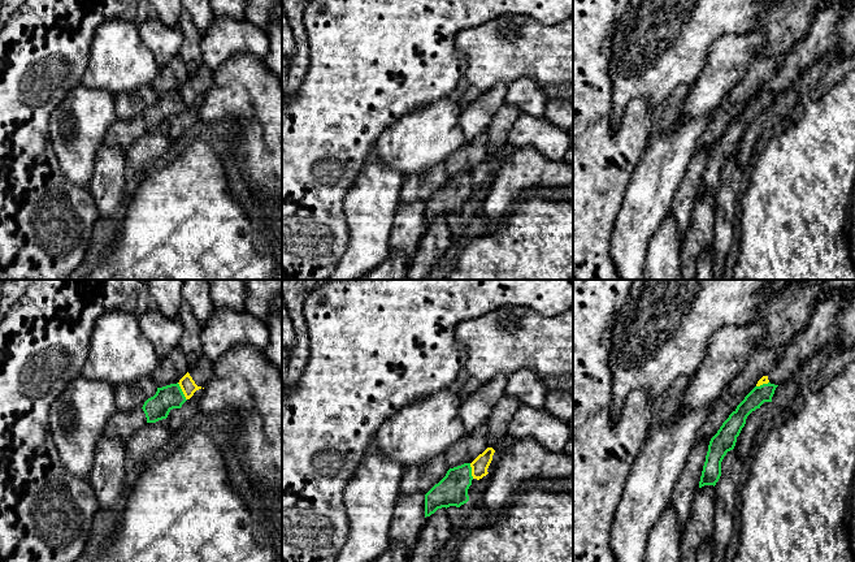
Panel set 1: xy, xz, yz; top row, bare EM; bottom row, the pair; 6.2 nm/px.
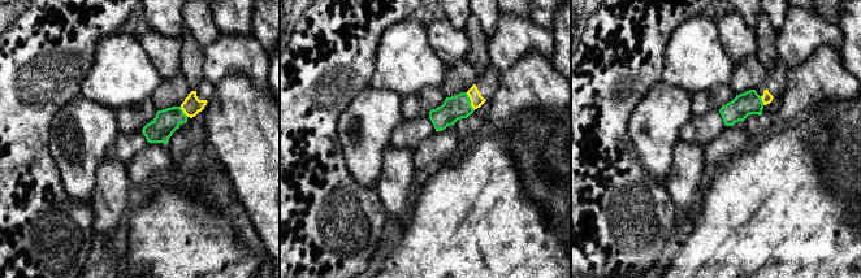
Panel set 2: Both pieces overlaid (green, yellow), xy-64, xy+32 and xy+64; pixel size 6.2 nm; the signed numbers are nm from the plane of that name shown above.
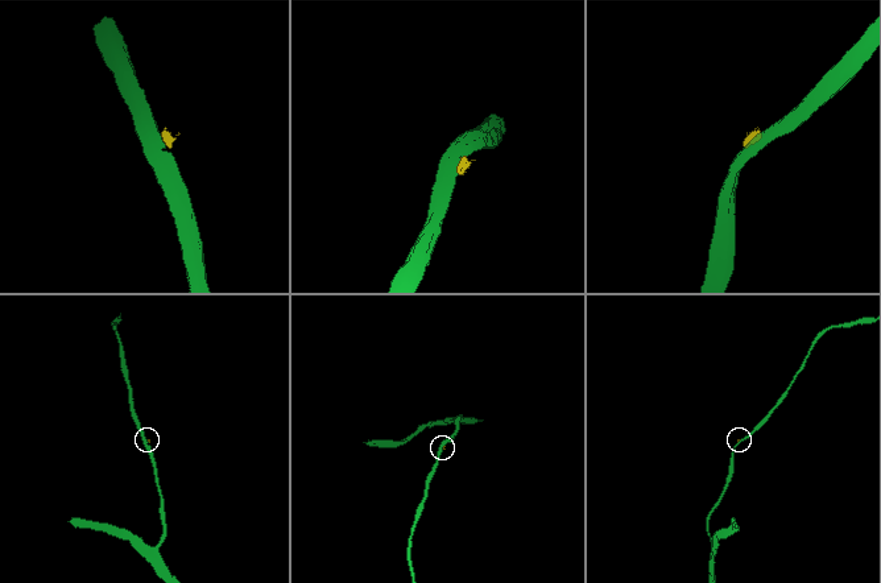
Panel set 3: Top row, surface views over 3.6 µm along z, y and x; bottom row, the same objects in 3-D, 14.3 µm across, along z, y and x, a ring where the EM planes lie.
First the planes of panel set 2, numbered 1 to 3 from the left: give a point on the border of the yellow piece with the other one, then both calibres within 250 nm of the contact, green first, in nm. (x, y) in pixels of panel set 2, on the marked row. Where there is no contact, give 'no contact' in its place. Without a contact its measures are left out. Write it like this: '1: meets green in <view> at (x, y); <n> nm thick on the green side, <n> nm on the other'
1: meets green in xy-64 at (182, 112); 160 nm thick on the green side, 120 nm on the other
2: meets green in xy+32 at (470, 101); 150 nm thick on the green side, 80 nm on the other
3: meets green in xy+64 at (761, 100); 140 nm thick on the green side, 70 nm on the other

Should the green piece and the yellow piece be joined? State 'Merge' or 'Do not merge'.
Do not merge

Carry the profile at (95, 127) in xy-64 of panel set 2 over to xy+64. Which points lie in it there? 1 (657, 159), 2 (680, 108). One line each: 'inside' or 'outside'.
1: inside
2: inside

